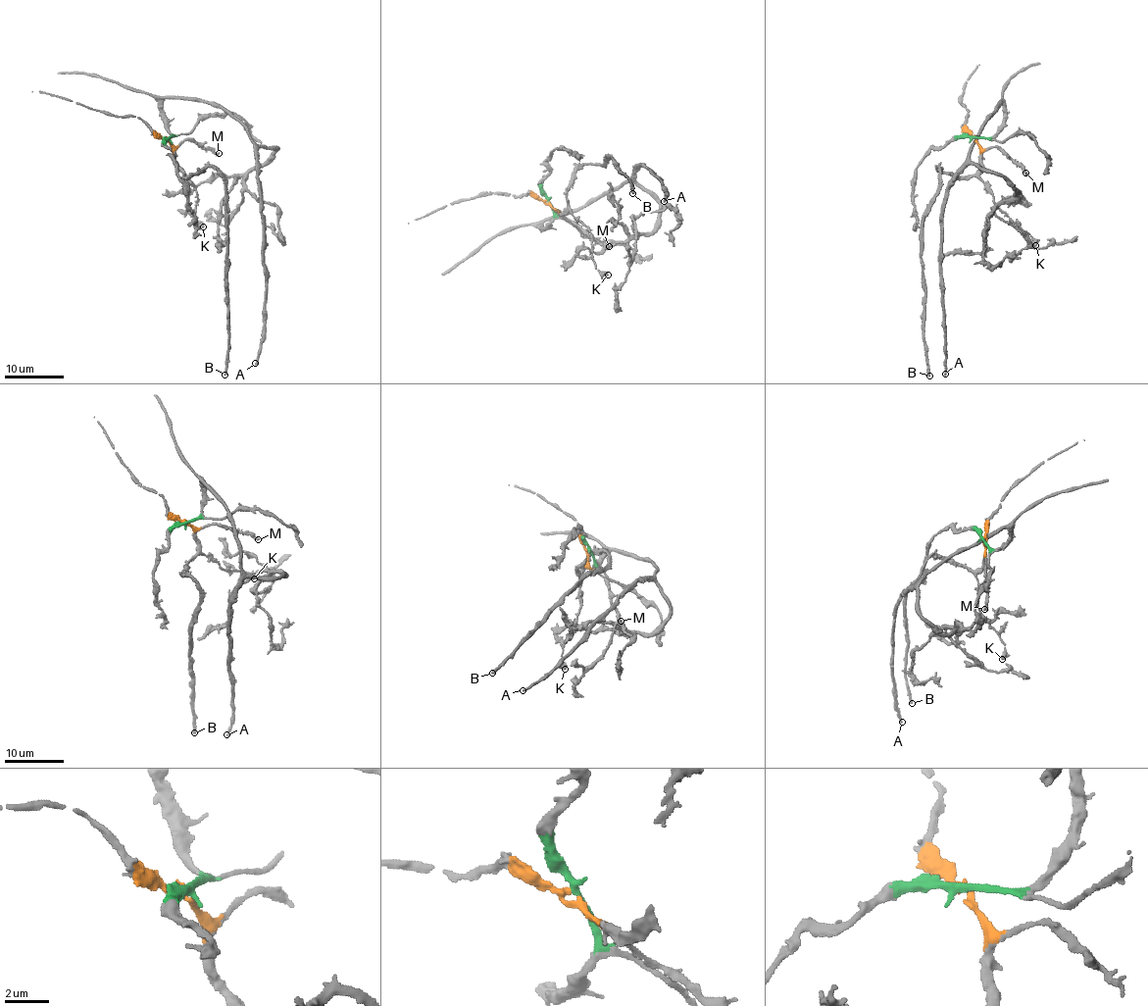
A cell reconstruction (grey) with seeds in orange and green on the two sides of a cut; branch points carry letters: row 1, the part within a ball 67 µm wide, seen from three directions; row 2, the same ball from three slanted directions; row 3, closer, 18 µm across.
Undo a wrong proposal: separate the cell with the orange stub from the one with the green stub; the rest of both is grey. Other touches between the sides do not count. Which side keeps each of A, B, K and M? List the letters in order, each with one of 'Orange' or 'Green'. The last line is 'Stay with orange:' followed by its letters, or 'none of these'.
A: Green
B: Orange
K: Orange
M: Orange
Stay with orange: B, K, M

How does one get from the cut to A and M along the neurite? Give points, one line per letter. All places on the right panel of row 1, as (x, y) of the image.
A: (973, 137), (992, 137), (1003, 120), (1005, 104), (1001, 102), (973, 142), (948, 191), (943, 212), (945, 375)
M: (973, 136), (982, 148), (999, 147), (1025, 173)

